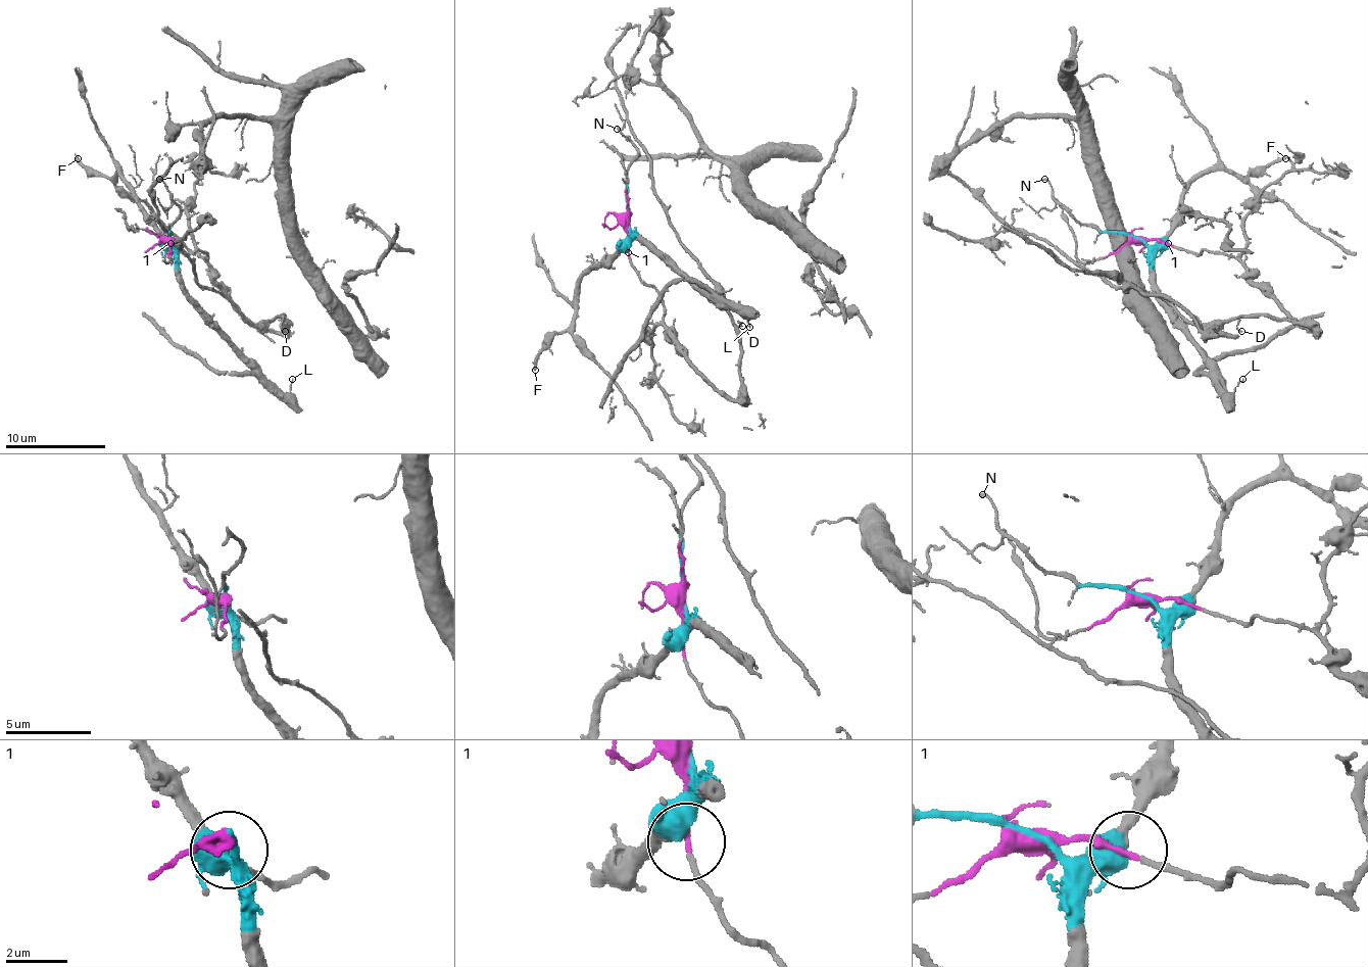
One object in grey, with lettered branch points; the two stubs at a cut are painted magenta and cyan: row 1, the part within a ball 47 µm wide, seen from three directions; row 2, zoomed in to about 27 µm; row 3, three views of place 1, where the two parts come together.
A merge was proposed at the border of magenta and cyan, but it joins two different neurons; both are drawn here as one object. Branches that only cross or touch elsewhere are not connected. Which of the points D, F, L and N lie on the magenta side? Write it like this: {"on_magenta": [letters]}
{"on_magenta": ["D"]}

